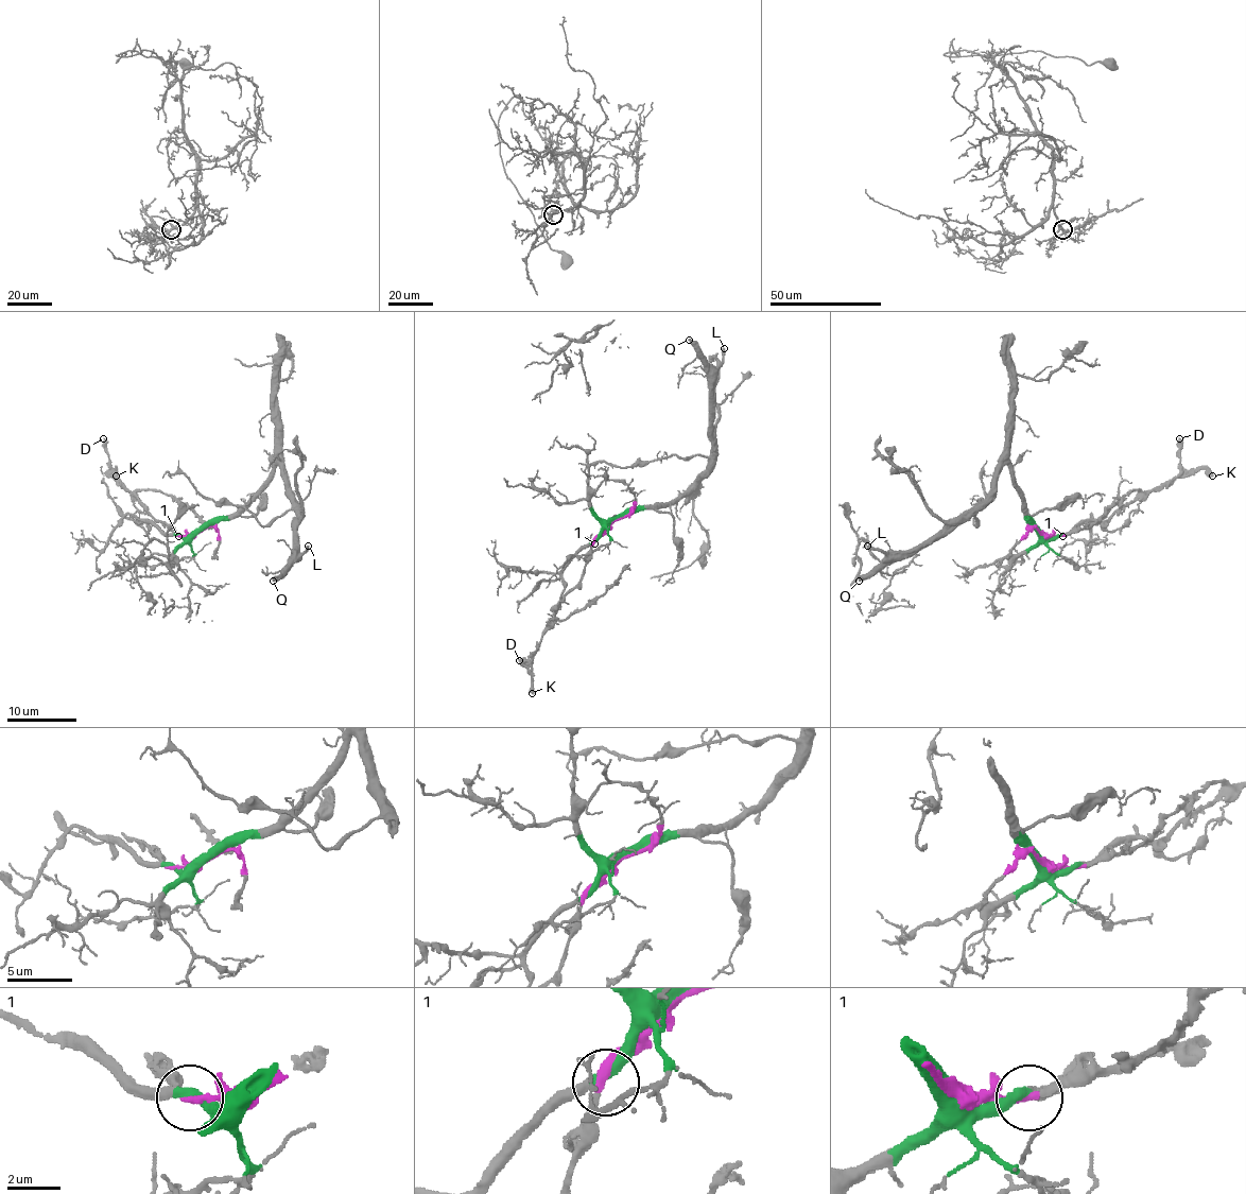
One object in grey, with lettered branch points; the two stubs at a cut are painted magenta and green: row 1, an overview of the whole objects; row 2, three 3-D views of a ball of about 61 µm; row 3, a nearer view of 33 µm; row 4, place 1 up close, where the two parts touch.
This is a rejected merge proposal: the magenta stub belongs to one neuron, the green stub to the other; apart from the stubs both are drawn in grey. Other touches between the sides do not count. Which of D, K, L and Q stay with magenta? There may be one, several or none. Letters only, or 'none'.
D, K

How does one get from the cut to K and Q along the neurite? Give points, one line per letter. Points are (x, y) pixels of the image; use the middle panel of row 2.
K: (615, 521), (594, 540), (584, 576), (560, 603), (554, 623), (541, 638), (531, 660), (531, 693)
Q: (615, 521), (636, 511), (669, 505), (692, 487), (707, 467), (712, 438), (712, 367), (688, 340)

